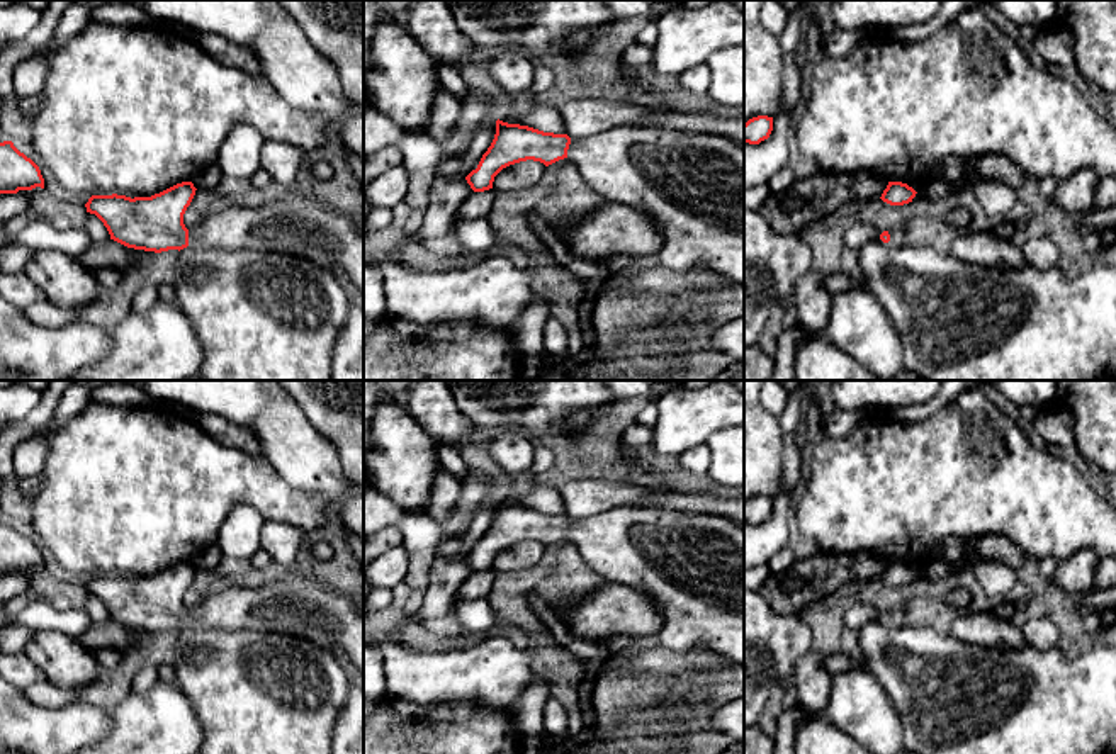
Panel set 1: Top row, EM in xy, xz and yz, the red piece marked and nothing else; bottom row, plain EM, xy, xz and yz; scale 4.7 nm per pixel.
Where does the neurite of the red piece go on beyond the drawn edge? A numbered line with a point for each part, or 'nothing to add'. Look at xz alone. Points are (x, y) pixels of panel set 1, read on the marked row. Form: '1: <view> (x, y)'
1: xz (690, 185)

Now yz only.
1: yz (897, 236)

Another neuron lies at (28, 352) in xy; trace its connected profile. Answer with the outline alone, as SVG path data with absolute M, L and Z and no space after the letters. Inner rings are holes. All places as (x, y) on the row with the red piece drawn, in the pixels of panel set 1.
M0 295L0 380L75 380L83 367L104 360L110 350L110 328L82 321L61 328L39 326Z

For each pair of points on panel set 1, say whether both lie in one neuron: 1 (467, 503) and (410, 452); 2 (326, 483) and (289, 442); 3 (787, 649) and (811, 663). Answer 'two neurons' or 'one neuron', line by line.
1: two neurons
2: one neuron
3: two neurons

